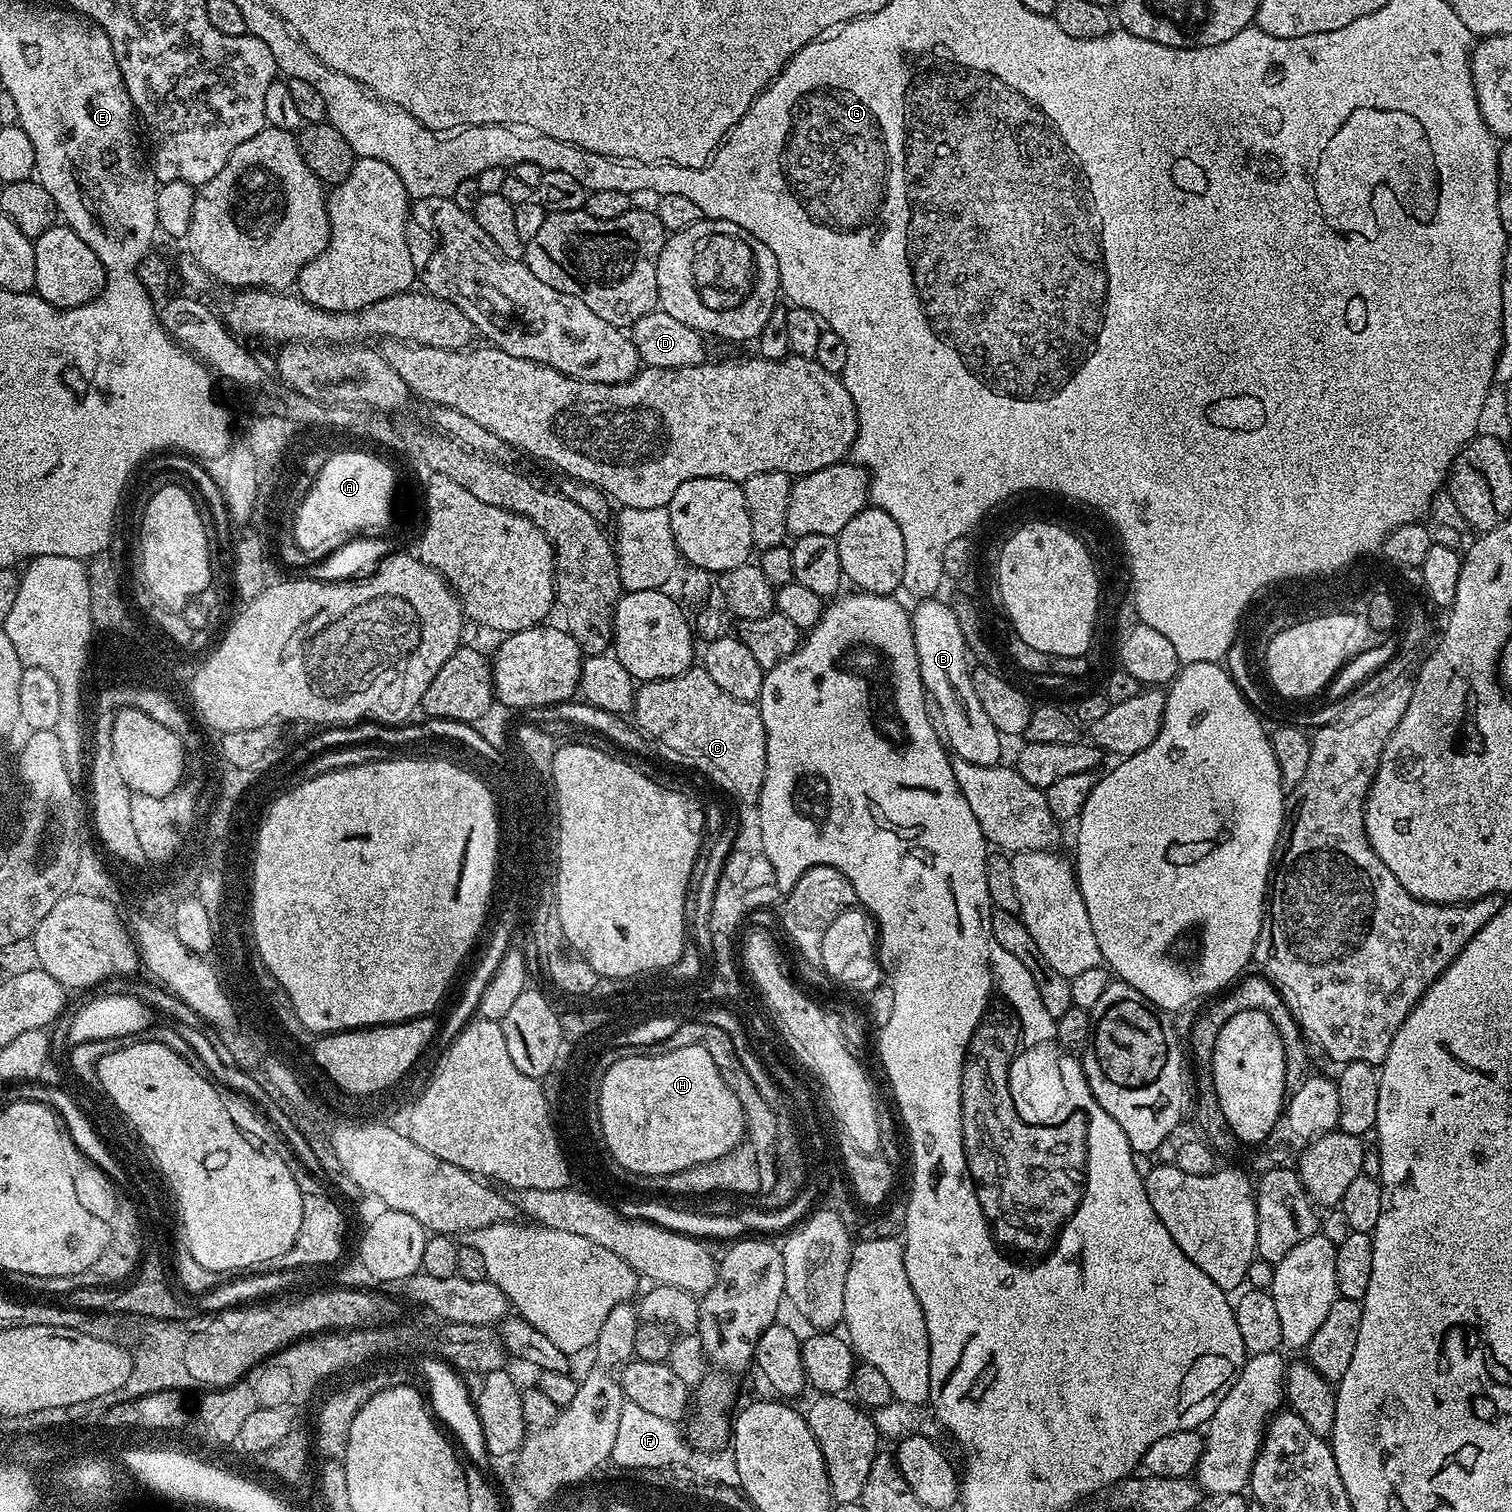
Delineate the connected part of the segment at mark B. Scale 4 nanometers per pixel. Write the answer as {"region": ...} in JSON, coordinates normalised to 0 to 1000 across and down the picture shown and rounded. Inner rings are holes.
{"region":[[[611,396],[609,396],[606,399],[608,399],[606,402],[604,401],[603,409],[603,409],[603,416],[604,417],[604,423],[605,423],[605,429],[607,431],[607,435],[608,435],[608,444],[610,446],[610,450],[611,452],[612,457],[614,460],[614,462],[616,464],[618,463],[619,466],[617,464],[618,470],[619,470],[620,476],[620,476],[620,480],[624,485],[625,491],[626,494],[629,496],[629,498],[633,501],[636,502],[638,503],[643,504],[645,506],[657,506],[661,505],[661,500],[661,500],[661,489],[661,487],[661,485],[660,484],[659,481],[657,480],[657,478],[655,478],[655,475],[653,474],[652,471],[649,468],[649,464],[647,464],[647,460],[645,458],[644,456],[644,451],[643,450],[643,439],[642,437],[642,429],[638,425],[638,421],[636,419],[636,415],[634,414],[633,407],[630,406],[630,403],[628,399],[624,399],[621,397],[620,396]]]}

